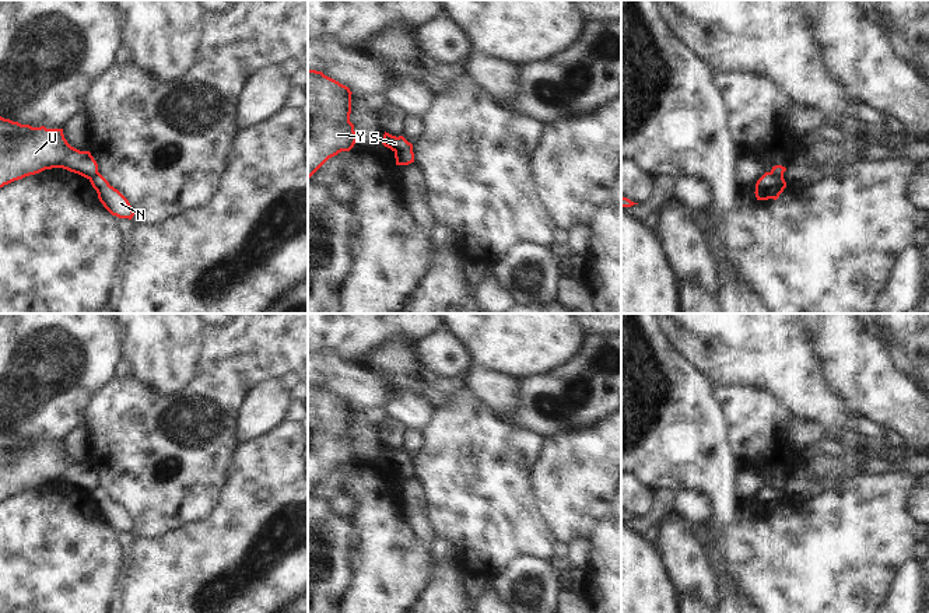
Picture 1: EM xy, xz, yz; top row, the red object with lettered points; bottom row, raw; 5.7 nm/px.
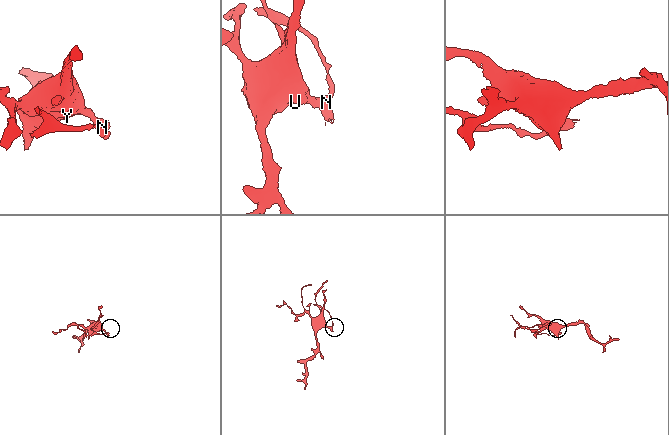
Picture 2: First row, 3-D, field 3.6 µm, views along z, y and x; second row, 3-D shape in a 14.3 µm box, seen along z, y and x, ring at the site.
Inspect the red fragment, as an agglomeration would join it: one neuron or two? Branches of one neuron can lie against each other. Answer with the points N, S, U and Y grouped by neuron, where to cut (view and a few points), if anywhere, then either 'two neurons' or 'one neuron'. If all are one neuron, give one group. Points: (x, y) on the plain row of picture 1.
N / S U Y; cut in yz along (770, 486), (782, 489); two neurons

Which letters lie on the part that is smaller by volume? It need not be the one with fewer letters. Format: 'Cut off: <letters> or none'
Cut off: N

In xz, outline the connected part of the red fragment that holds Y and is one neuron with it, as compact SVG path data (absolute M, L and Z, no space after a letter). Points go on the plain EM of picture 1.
M308 383L308 493L329 472L354 460L351 407L322 385Z

